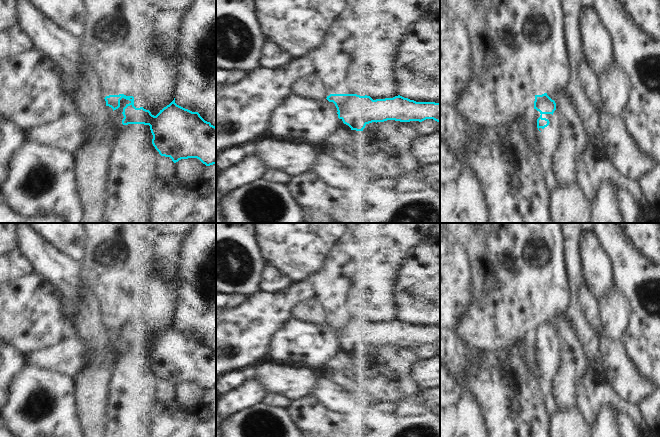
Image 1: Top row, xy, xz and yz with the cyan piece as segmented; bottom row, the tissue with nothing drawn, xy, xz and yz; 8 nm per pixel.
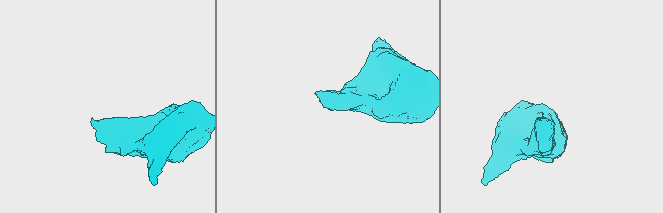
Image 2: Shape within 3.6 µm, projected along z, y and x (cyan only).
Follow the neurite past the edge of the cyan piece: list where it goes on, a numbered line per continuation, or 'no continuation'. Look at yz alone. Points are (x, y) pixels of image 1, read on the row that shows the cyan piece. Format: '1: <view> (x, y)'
1: yz (549, 139)

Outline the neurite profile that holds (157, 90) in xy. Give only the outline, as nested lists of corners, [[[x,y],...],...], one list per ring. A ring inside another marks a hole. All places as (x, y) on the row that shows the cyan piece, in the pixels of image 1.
[[[160,50],[149,60],[149,71],[142,82],[128,86],[122,93],[134,97],[134,106],[143,107],[156,116],[175,98],[179,68],[174,60],[168,59]]]

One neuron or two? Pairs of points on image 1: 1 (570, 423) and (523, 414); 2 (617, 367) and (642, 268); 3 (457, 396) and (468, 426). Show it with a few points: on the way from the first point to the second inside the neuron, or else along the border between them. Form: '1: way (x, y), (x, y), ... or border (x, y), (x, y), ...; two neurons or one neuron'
1: border (552, 408), (551, 423), (548, 426); two neurons
2: border (619, 339), (628, 357), (634, 364); two neurons
3: way (457, 403), (457, 415), (461, 419); one neuron

